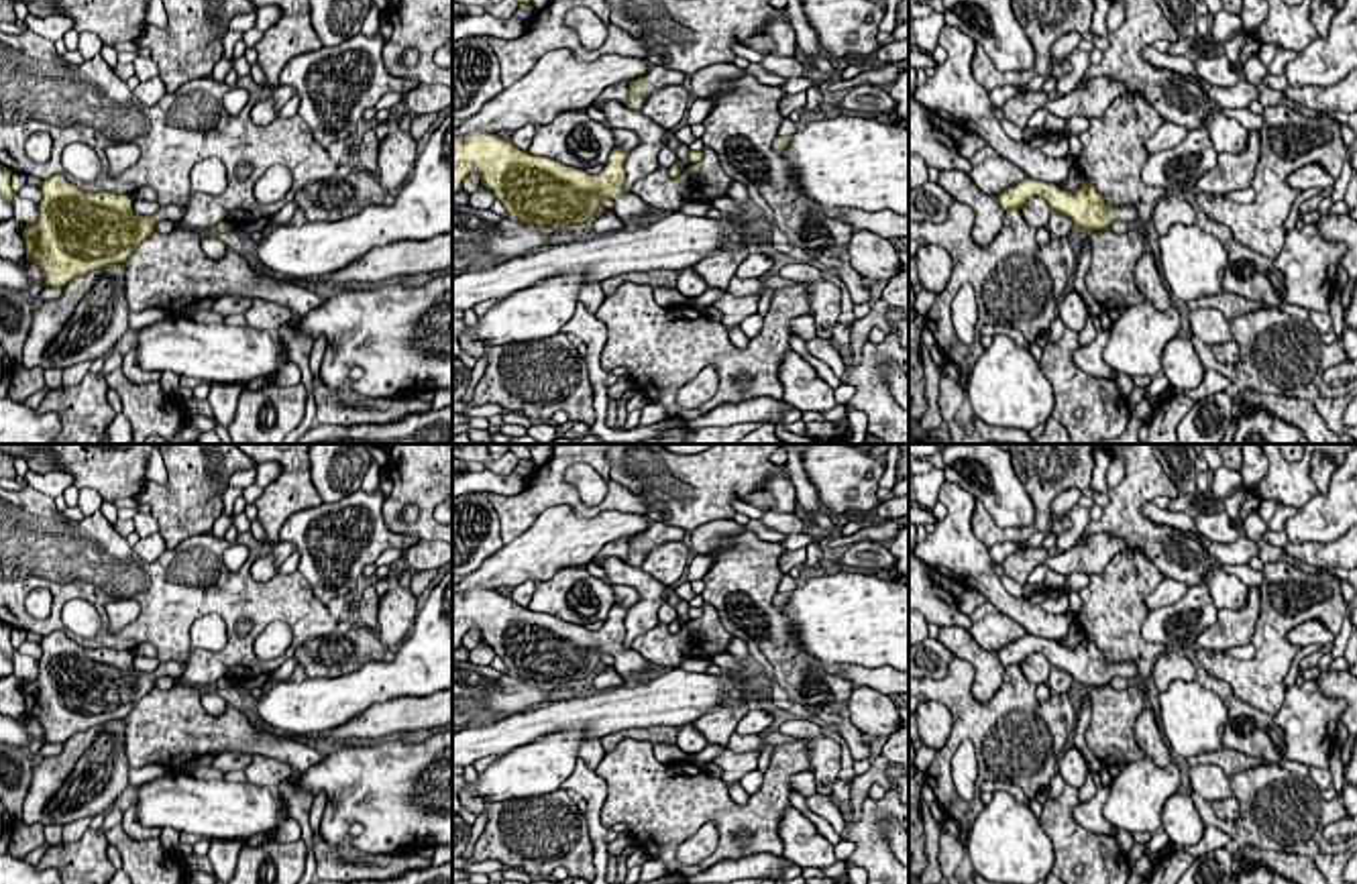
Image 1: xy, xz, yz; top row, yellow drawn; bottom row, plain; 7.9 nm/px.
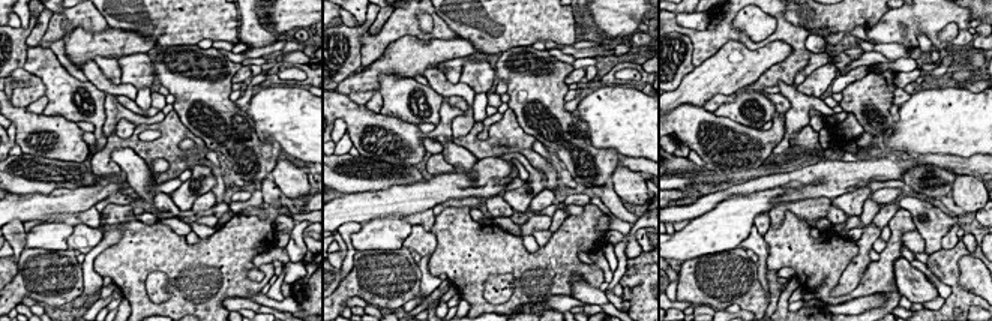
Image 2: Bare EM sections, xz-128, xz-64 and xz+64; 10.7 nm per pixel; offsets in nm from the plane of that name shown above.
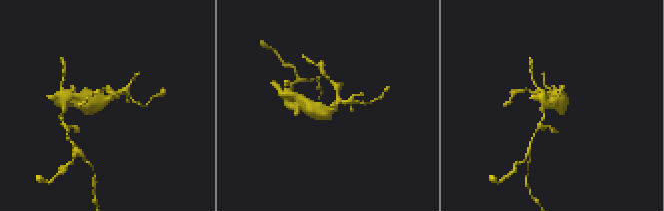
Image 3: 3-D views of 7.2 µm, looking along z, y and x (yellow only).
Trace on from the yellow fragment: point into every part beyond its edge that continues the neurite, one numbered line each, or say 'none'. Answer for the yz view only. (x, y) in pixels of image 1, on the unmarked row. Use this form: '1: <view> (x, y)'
1: yz (1127, 669)

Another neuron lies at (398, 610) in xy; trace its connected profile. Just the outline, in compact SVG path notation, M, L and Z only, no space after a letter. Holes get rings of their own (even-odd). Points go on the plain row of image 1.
M410 587L387 591L379 599L377 629L387 648L399 646L412 631L418 617L418 597Z

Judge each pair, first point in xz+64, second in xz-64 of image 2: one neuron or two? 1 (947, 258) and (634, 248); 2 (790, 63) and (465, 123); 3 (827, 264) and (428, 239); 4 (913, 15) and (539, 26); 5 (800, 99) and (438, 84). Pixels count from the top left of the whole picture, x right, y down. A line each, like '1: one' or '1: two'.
1: two
2: two
3: two
4: two
5: one

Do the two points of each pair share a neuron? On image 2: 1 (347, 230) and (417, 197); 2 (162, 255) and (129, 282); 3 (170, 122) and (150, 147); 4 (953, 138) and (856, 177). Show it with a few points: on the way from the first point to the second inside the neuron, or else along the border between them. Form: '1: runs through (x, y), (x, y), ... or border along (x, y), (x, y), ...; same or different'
1: border along (359, 222), (344, 222), (338, 228); different
2: runs through (155, 257), (137, 275); same
3: runs through (170, 129), (158, 144); same
4: border along (953, 153), (917, 155); different

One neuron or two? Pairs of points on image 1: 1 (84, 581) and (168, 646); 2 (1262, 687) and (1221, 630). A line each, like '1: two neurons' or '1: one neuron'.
1: one neuron
2: two neurons

